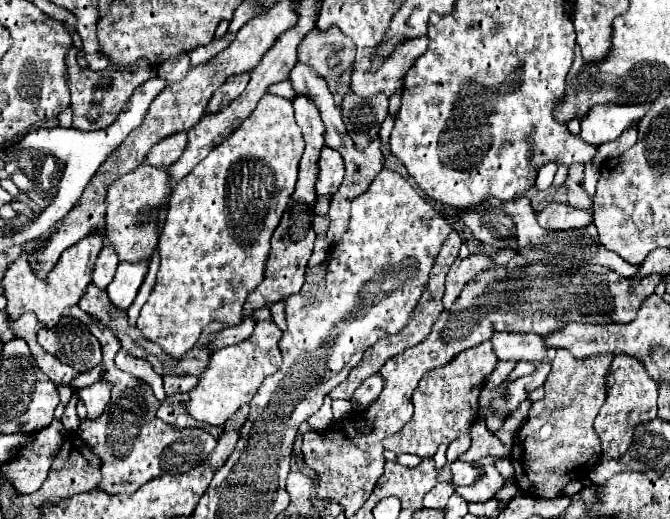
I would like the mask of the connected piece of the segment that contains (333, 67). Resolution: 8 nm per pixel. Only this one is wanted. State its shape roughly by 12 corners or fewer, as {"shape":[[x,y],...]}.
{"shape":[[314,28],[298,46],[298,64],[326,82],[352,66],[356,46],[340,28]]}

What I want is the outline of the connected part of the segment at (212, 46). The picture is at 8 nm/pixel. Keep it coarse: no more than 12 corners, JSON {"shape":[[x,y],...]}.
{"shape":[[224,38],[213,39],[206,46],[196,46],[188,52],[192,66],[204,64],[210,57],[230,45],[230,41]]}

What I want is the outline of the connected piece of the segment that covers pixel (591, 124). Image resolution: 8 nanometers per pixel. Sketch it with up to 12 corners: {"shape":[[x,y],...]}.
{"shape":[[648,104],[592,106],[580,138],[588,144],[616,140],[638,122]]}

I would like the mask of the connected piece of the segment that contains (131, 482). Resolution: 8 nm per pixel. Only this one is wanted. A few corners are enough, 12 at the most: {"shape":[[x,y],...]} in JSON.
{"shape":[[86,324],[101,344],[110,404],[80,438],[108,494],[134,494],[204,462],[216,438],[156,418],[194,376],[162,376]]}

